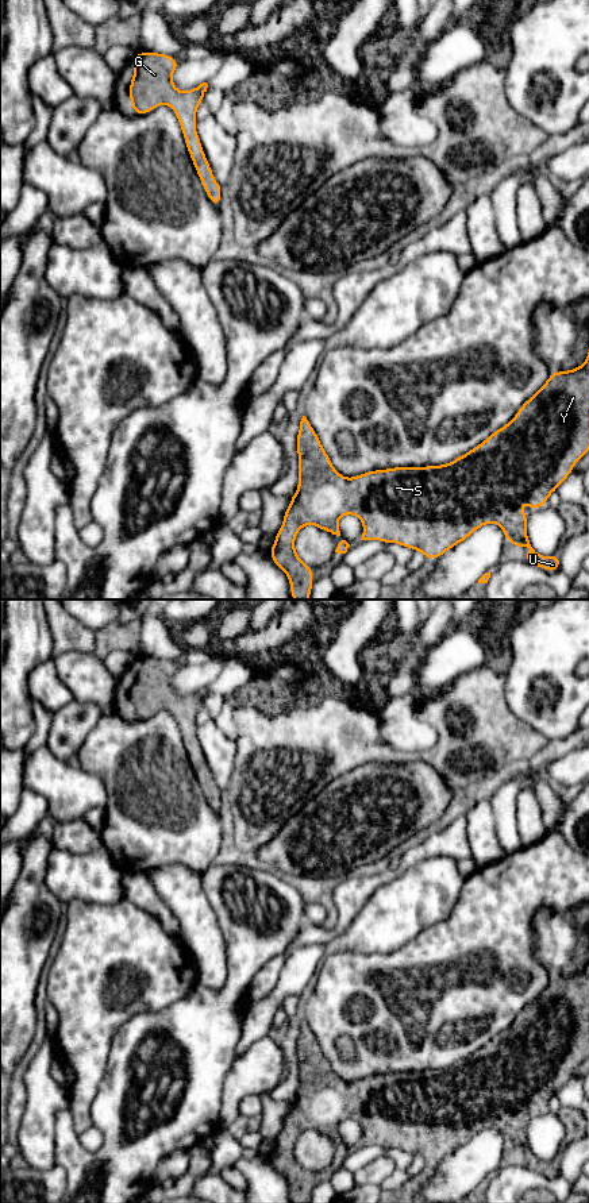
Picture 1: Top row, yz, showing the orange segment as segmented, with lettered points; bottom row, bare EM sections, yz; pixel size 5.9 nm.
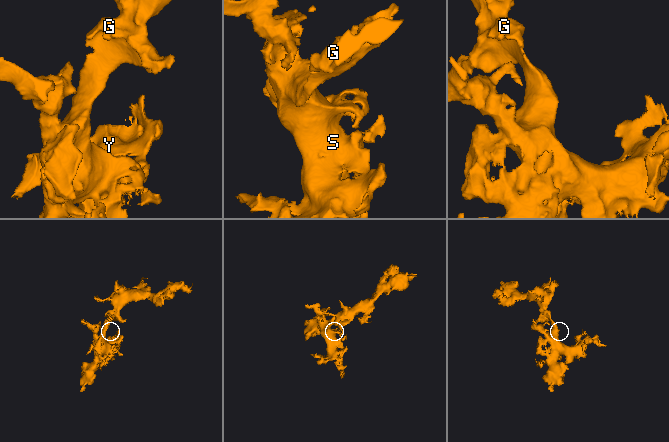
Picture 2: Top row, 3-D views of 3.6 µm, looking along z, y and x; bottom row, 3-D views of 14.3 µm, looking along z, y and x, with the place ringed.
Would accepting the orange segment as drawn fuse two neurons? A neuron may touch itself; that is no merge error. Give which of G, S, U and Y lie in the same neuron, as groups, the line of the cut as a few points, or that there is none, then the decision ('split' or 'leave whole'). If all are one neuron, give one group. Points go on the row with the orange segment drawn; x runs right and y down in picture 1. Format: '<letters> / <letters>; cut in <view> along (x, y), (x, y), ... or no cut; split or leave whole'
G S U Y; no cut; leave whole

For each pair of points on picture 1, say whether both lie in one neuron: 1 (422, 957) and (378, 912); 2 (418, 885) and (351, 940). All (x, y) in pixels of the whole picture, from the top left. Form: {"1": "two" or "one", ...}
{"1": "two", "2": "one"}

